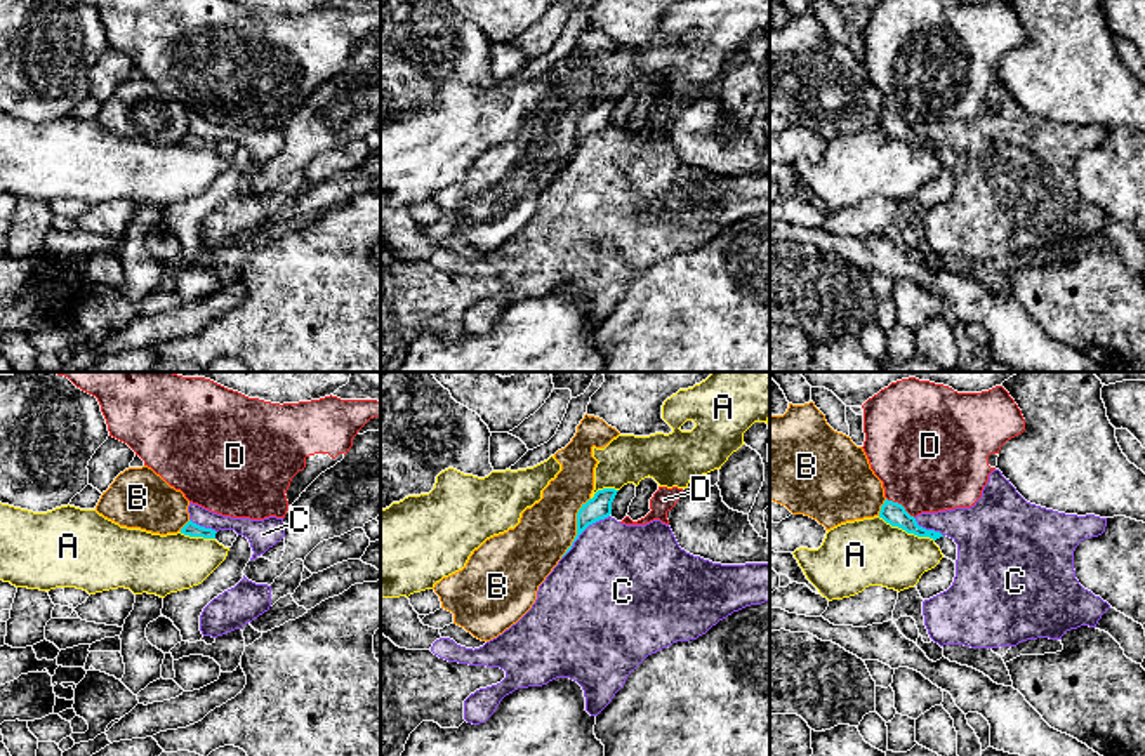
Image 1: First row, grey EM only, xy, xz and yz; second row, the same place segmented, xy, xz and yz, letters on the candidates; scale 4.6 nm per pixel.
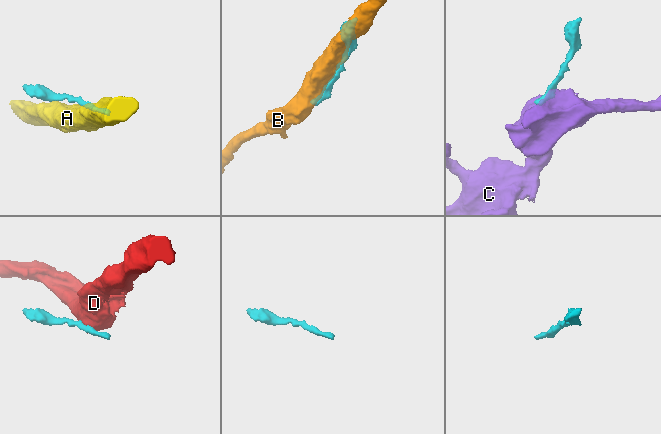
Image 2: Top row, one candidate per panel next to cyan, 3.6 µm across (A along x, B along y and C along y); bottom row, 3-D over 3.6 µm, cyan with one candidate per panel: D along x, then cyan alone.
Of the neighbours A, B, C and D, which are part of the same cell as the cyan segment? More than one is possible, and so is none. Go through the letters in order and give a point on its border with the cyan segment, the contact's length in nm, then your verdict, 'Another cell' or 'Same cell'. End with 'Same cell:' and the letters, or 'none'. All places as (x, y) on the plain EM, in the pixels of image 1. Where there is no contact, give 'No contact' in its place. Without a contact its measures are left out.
A: Touches cyan at yz (906, 141). Shared border 280 nm. Another cell
B: Touches cyan at xz (577, 138). Shared border 320 nm. Another cell
C: Touches cyan at xz (582, 141). Shared border 300 nm. Another cell
D: Touches cyan at yz (900, 115). Shared border 170 nm. Another cell
Same cell: none

